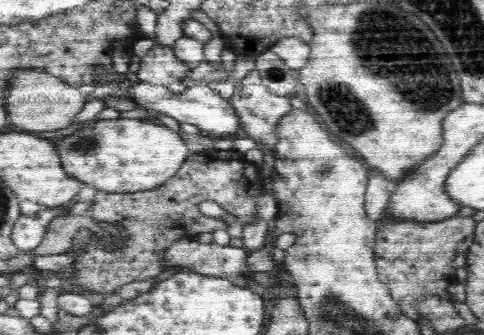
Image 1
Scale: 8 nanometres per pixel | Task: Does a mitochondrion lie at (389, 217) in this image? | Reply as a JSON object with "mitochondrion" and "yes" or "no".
{"mitochondrion":"no"}

